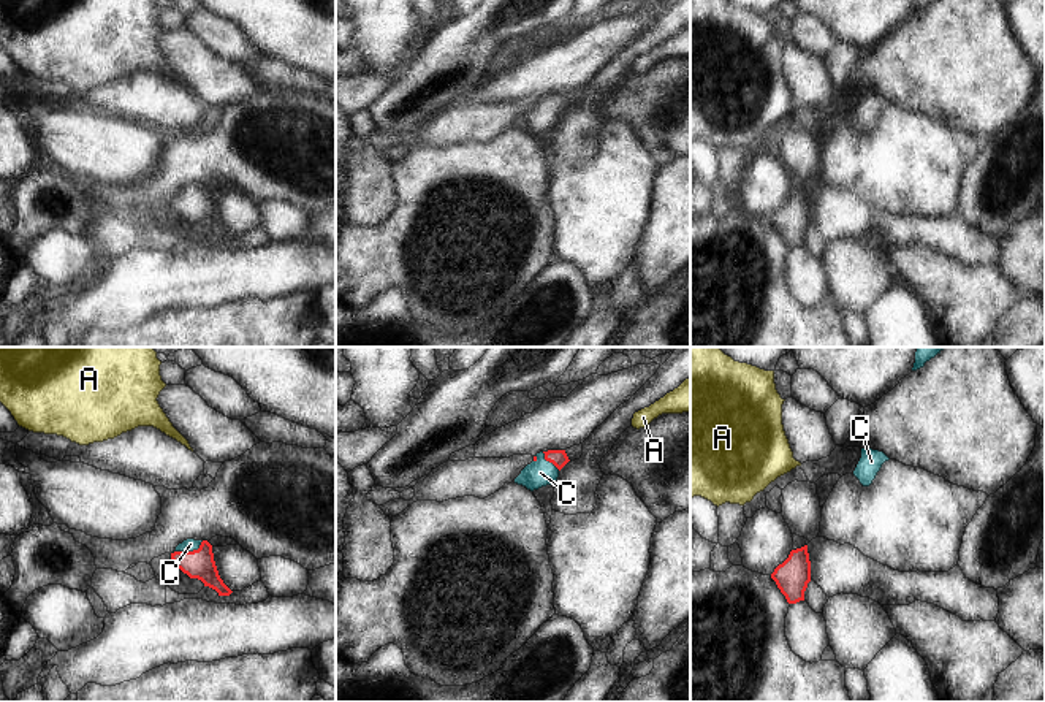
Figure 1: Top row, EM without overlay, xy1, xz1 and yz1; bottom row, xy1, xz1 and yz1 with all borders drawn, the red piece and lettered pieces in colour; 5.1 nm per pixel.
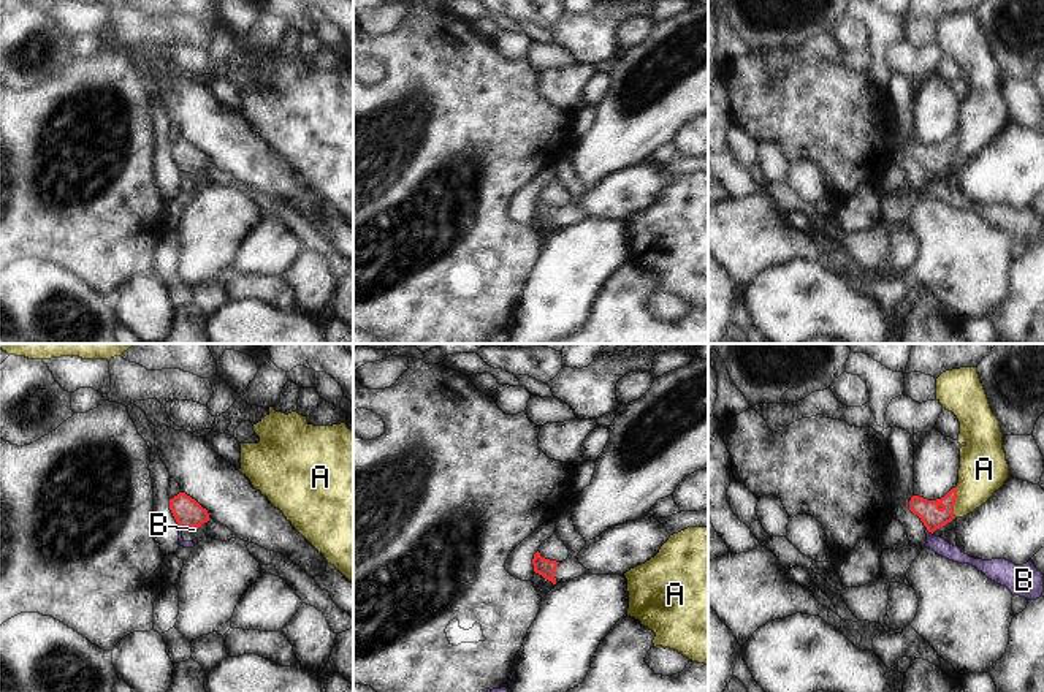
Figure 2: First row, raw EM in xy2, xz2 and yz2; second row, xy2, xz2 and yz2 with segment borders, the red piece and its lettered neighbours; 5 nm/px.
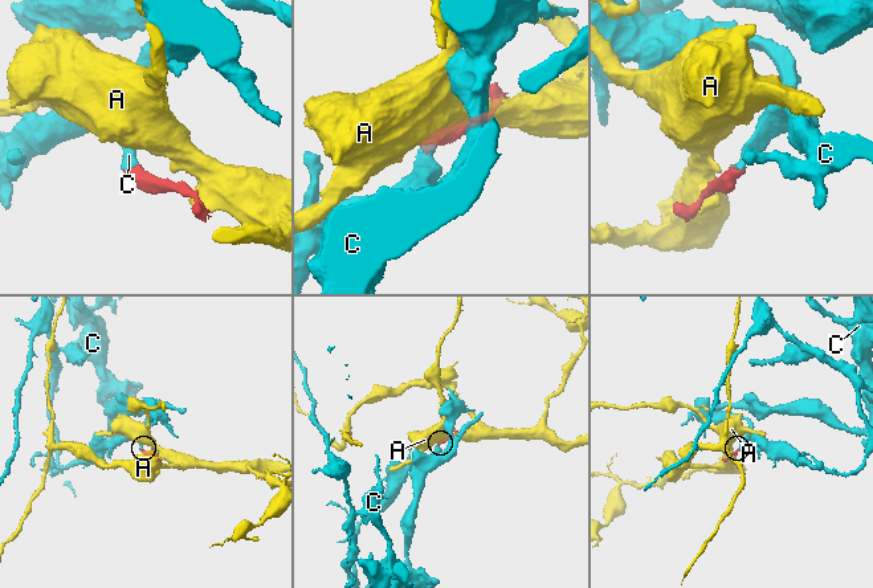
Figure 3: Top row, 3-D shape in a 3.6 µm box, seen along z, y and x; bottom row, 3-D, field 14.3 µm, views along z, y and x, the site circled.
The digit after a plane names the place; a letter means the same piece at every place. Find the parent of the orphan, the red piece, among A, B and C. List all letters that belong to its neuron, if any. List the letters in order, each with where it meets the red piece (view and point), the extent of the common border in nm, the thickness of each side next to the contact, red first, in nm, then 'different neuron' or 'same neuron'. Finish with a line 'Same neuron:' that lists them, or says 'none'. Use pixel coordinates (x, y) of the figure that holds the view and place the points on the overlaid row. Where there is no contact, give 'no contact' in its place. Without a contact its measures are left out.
A: contact yz2 (954, 502); length 160 nm; calibres 120 and 240 nm; different neuron
B: contact yz2 (929, 531); length 60 nm; calibres 120 and 80 nm; different neuron
C: contact xy1 (189, 552); length 160 nm; calibres 150 and 60 nm; same neuron
Same neuron: C

